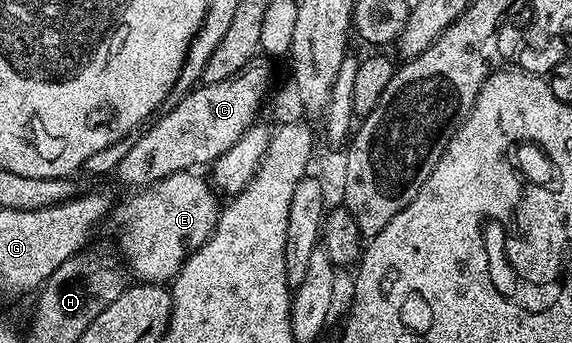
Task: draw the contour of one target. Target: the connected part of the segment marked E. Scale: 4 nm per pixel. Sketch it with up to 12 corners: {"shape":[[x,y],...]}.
{"shape":[[182,170],[111,211],[133,279],[171,283],[211,236],[213,183]]}

